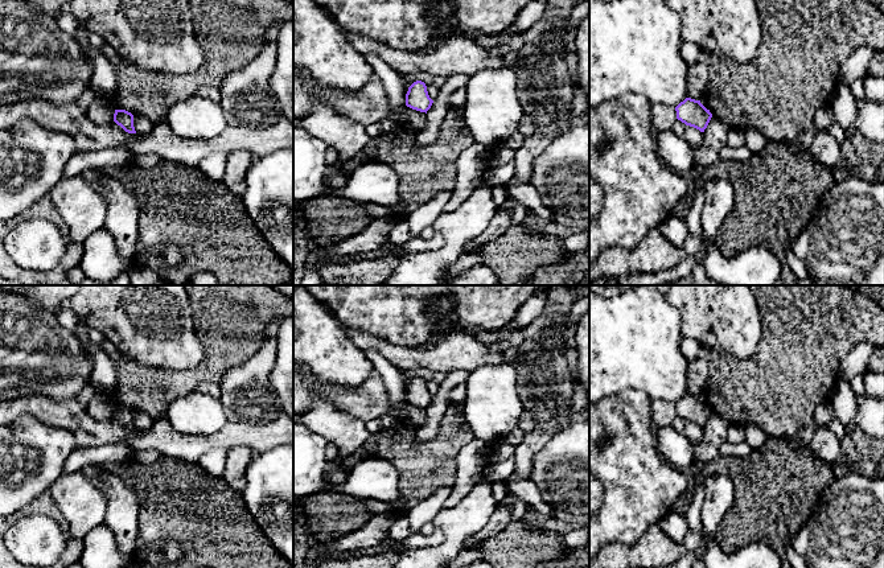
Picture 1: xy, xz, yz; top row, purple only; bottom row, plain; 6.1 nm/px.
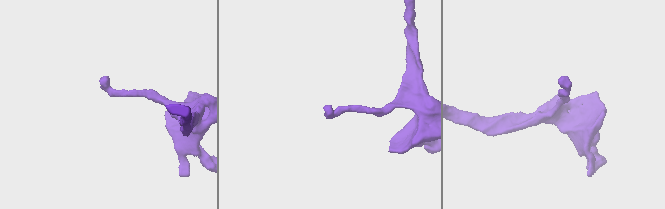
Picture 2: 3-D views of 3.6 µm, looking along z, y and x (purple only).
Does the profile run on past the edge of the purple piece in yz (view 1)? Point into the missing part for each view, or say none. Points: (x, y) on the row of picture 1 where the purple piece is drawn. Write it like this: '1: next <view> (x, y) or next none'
1: next none

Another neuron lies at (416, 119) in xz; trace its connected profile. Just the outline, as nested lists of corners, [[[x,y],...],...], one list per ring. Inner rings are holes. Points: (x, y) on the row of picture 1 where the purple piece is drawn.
[[[404,107],[399,115],[400,123],[411,125],[415,131],[424,129],[427,124],[427,114]]]

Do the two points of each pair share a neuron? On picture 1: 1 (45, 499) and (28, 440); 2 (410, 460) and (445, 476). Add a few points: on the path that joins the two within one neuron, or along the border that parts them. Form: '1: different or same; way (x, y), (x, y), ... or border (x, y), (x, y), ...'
1: different; border (48, 490), (19, 511)
2: same; way (419, 468), (436, 470)

